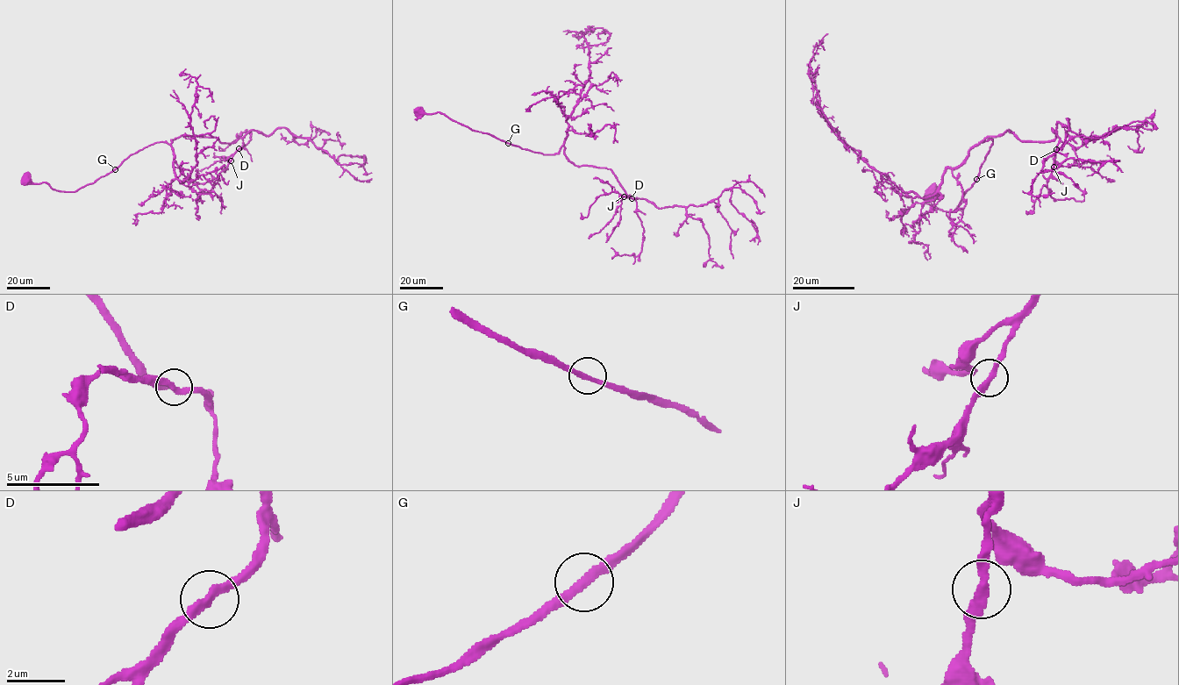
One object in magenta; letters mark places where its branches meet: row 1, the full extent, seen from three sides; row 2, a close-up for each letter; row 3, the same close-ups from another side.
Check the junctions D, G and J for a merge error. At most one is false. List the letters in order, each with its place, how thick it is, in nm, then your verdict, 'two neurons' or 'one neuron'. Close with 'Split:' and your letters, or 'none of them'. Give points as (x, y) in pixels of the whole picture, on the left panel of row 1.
D: place (239, 148); calibre 280 nm; one neuron
G: place (115, 169); calibre 280 nm; one neuron
J: place (231, 160); calibre 280 nm; one neuron
Split: none of them

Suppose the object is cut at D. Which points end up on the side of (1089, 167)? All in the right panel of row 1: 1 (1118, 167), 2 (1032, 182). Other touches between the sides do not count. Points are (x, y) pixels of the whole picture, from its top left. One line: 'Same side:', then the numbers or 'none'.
Same side: none

